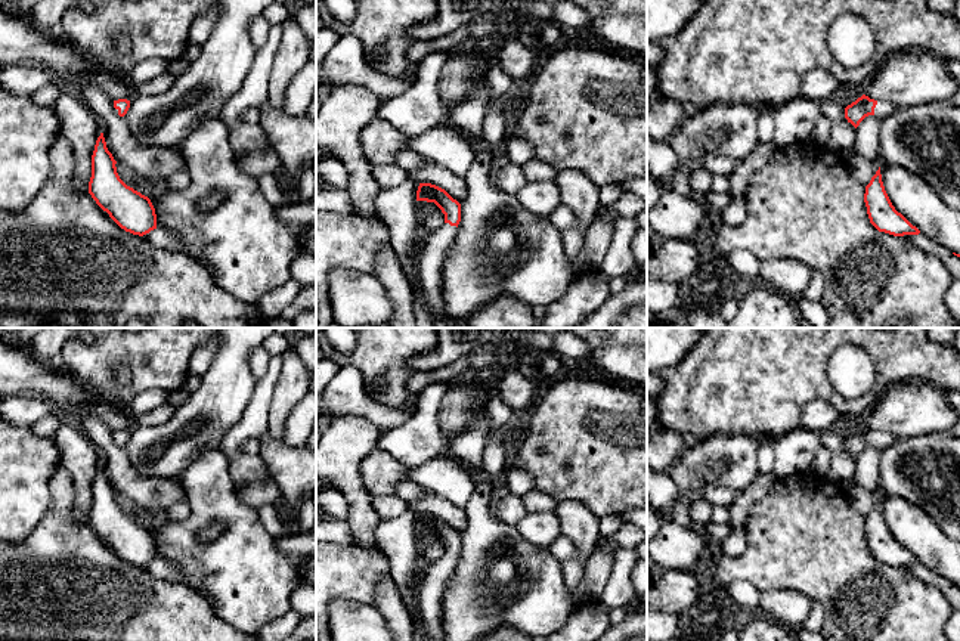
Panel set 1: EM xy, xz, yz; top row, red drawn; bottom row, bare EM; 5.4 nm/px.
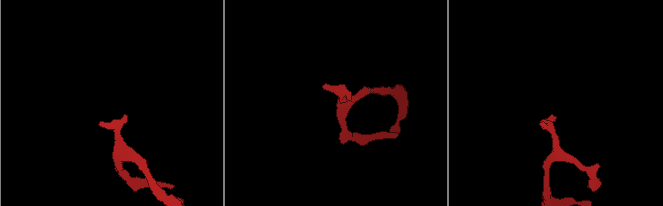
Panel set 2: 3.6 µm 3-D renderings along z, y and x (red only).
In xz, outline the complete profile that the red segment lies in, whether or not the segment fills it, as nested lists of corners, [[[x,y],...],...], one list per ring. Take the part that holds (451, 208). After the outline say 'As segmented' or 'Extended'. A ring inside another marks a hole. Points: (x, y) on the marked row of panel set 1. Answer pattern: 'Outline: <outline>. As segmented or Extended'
Outline: [[[419,183],[416,201],[434,202],[445,214],[445,224],[433,230],[422,244],[418,256],[418,291],[442,328],[468,328],[445,313],[442,297],[442,269],[461,222],[461,204],[445,189]]]. Extended

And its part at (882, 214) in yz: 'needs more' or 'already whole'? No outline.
already whole

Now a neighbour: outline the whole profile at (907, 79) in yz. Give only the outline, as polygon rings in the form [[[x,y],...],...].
[[[898,52],[868,80],[864,93],[896,106],[914,106],[947,100],[957,87],[944,59],[929,52]]]

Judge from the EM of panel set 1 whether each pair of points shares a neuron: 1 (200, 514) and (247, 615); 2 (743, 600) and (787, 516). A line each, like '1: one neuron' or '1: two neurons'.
1: one neuron
2: two neurons

